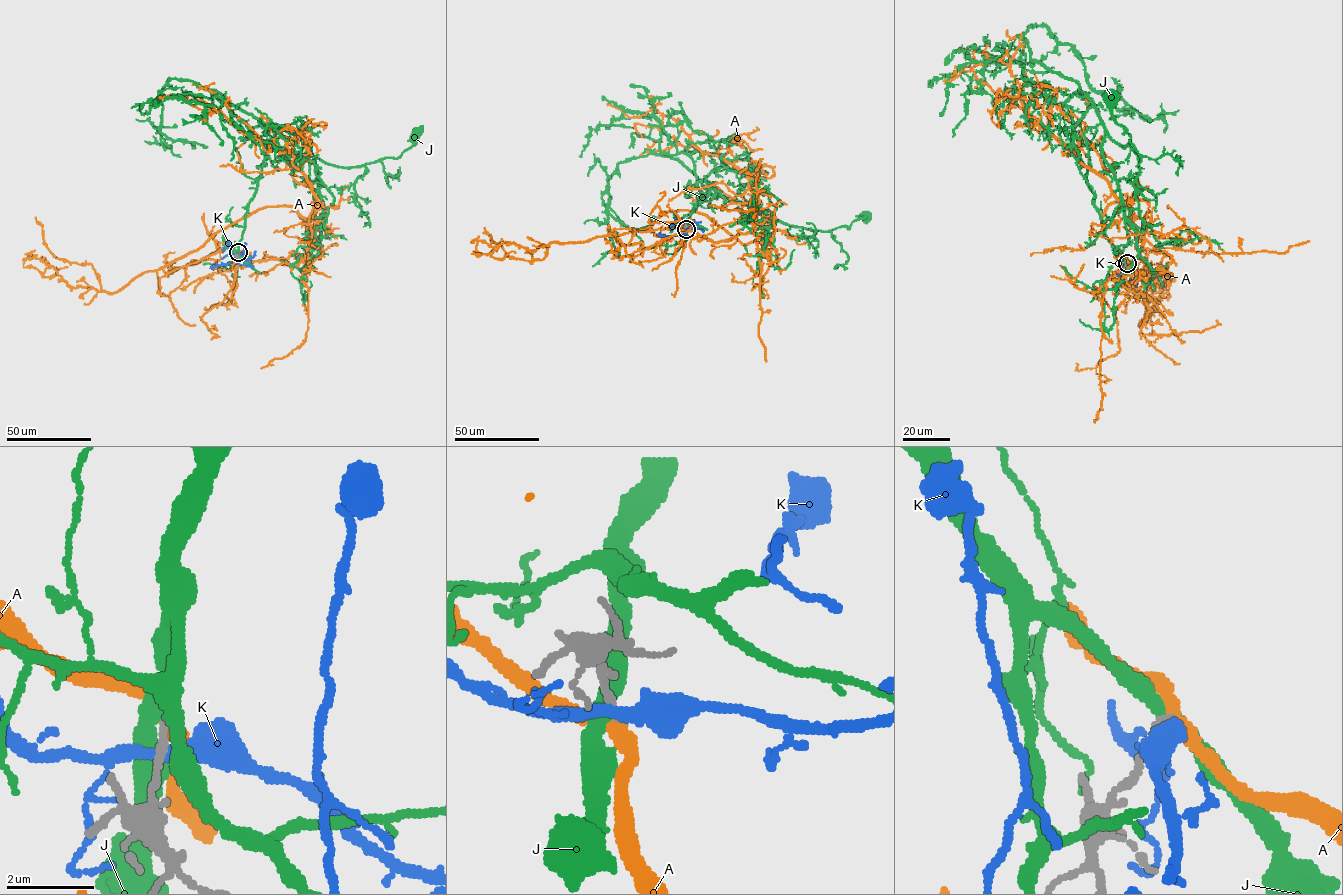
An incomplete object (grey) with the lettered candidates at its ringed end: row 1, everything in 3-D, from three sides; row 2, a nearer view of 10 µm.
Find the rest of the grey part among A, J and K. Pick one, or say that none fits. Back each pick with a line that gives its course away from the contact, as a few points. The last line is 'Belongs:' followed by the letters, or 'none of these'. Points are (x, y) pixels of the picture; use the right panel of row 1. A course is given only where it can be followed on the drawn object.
Belongs: none of these

